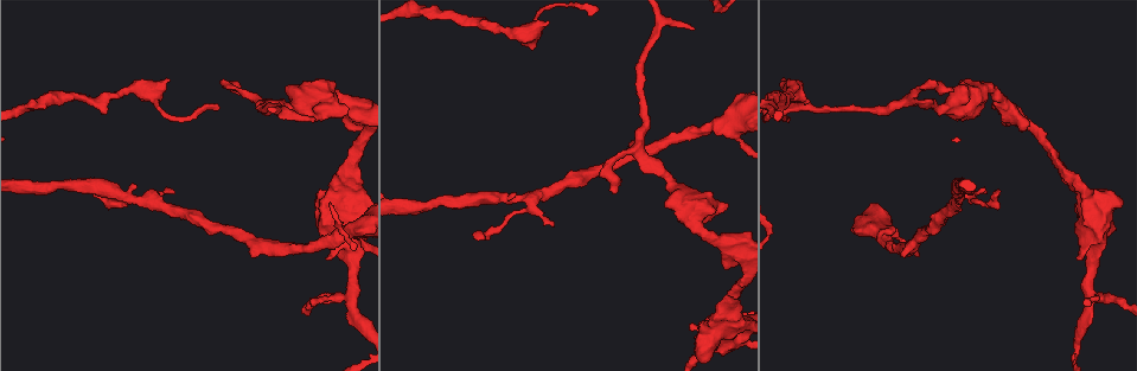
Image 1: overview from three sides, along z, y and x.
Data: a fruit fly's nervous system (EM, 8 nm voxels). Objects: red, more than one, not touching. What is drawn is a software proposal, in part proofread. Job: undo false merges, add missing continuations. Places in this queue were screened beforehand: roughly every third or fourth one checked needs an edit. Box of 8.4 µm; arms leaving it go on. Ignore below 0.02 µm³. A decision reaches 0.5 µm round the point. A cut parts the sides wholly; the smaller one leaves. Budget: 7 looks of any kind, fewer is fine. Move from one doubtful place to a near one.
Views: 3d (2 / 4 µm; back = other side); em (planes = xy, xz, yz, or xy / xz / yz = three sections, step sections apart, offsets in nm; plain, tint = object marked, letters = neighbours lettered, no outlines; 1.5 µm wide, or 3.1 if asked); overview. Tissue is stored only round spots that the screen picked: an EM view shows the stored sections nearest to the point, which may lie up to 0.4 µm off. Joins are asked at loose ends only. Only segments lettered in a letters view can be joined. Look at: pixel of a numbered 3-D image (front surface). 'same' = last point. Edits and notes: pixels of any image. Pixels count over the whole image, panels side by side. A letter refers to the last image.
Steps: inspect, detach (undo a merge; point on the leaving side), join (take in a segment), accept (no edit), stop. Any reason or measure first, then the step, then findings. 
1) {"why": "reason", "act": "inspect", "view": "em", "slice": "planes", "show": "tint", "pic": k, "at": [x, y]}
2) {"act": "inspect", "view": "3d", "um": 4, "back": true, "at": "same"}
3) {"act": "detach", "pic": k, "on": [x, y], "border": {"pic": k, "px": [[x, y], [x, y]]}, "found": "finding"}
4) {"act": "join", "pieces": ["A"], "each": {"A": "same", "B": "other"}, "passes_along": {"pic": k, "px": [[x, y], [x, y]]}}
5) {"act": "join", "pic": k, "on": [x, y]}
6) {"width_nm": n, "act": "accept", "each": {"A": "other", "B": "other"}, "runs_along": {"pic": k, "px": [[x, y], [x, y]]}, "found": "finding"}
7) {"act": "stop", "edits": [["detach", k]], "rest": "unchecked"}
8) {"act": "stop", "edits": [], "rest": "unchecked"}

{"why": "calibre changes", "act": "inspect", "view": "3d", "um": 2, "pic": 1, "at": [352, 294]}

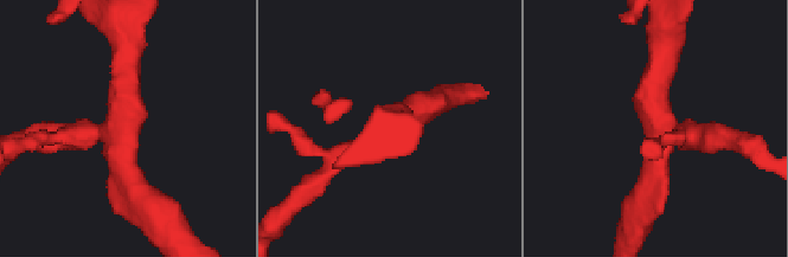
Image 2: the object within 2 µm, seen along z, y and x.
{"act": "inspect", "view": "em", "slice": "planes", "show": "letters", "pic": 2, "at": [123, 128]}

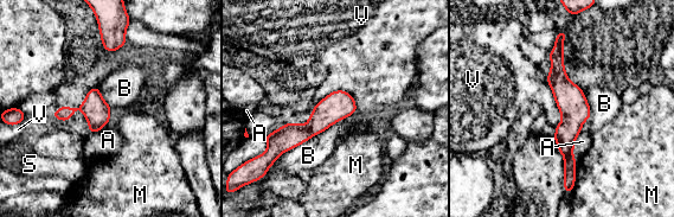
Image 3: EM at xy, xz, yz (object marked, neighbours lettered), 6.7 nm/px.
{"longest_contact_nm": ["B", 650], "act": "accept", "each": {"A": "other", "B": "other", "M": "other", "S": "other", "V": "other"}, "runs_along": {"pic": 3, "px": [[559, 36], [567, 176]]}, "found": "all the same cell"}

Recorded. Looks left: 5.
{"why": "thin end", "act": "inspect", "view": "3d", "um": 2, "pic": 1, "at": [612, 193]}

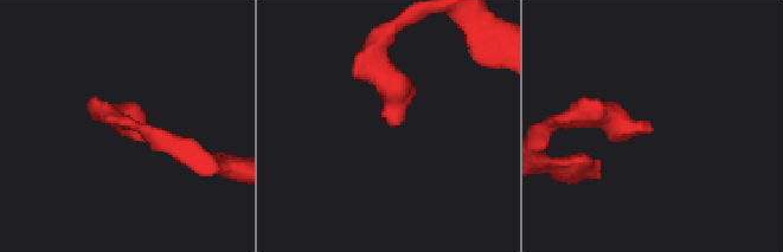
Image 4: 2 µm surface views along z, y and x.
{"act": "inspect", "view": "em", "slice": "yz", "step": 8, "show": "tint", "pic": 4, "at": [651, 131]}

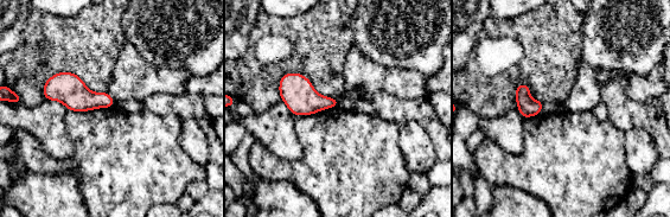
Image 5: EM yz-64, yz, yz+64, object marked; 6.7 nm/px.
{"why": "another direction", "act": "inspect", "view": "em", "slice": "planes", "show": "letters", "at": "same"}

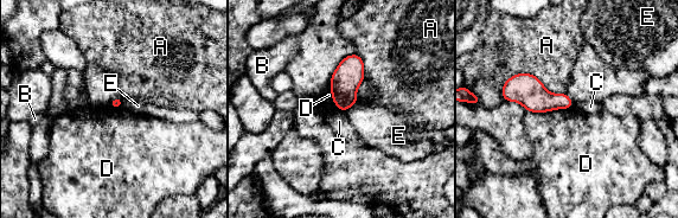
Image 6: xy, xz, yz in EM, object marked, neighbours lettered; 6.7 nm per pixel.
{"act": "accept", "each": {"A": "other", "B": "other", "C": "other", "D": "other", "E": "other"}, "border": {"pic": 6, "px": [[571, 106], [564, 109], [526, 111]]}, "found": "none of them fits"}

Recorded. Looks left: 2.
{"act": "stop", "edits": [], "rest": "unchecked"}

